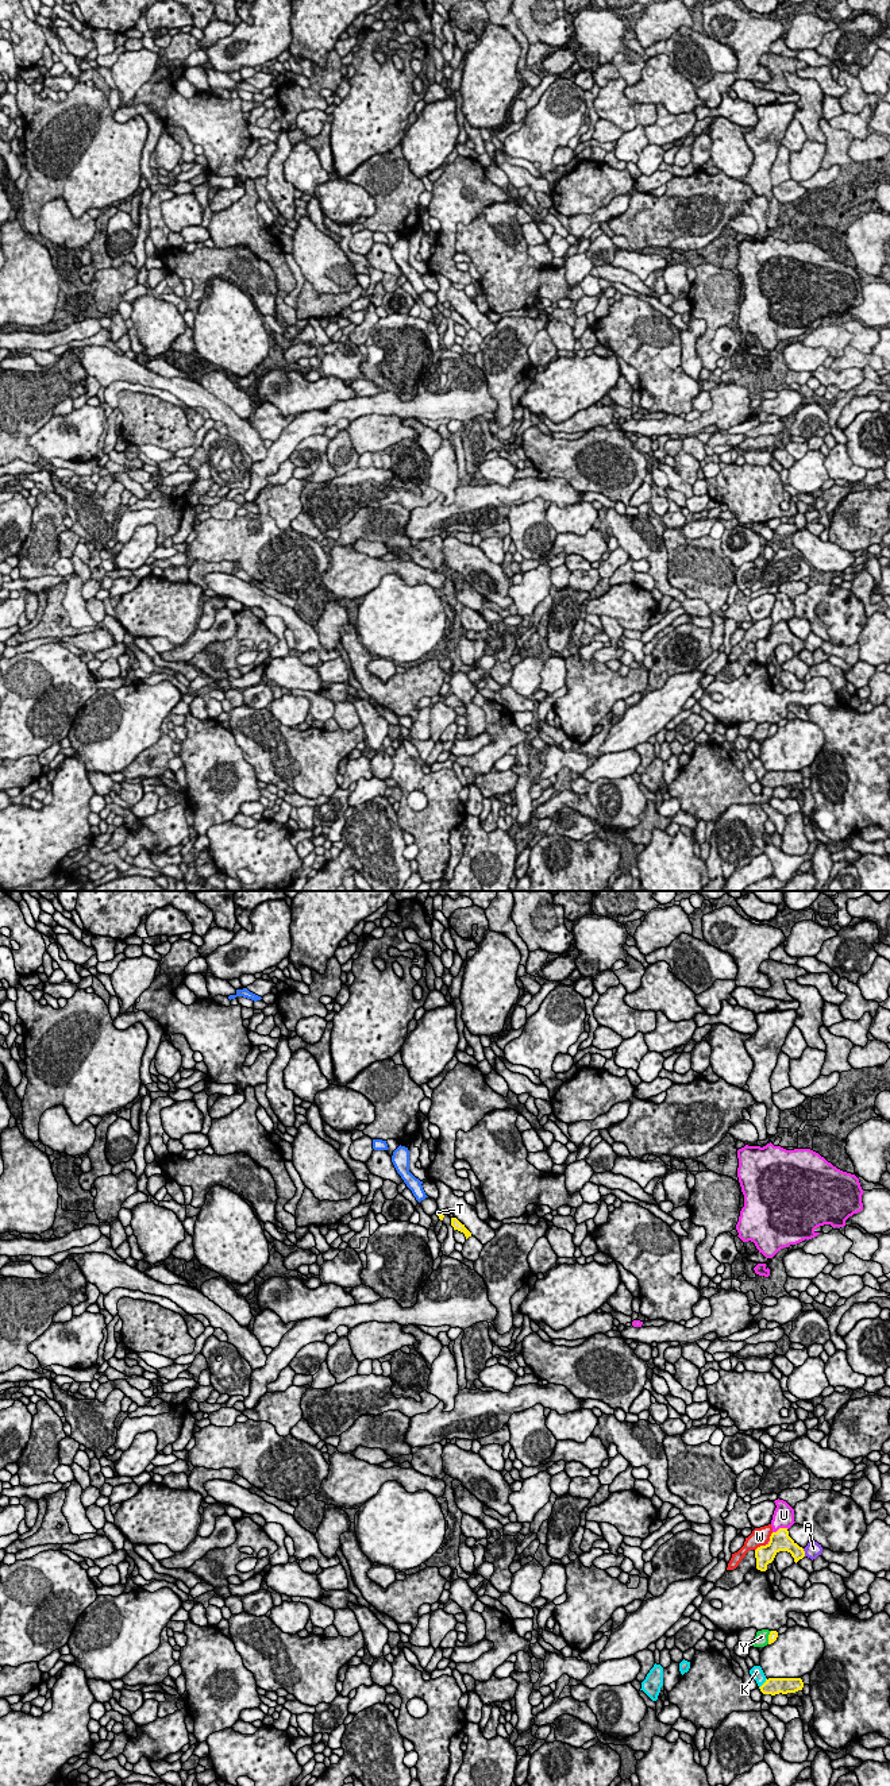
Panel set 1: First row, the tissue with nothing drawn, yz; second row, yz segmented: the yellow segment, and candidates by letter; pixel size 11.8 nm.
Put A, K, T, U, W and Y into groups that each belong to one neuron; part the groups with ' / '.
A / K / T / U / W / Y

